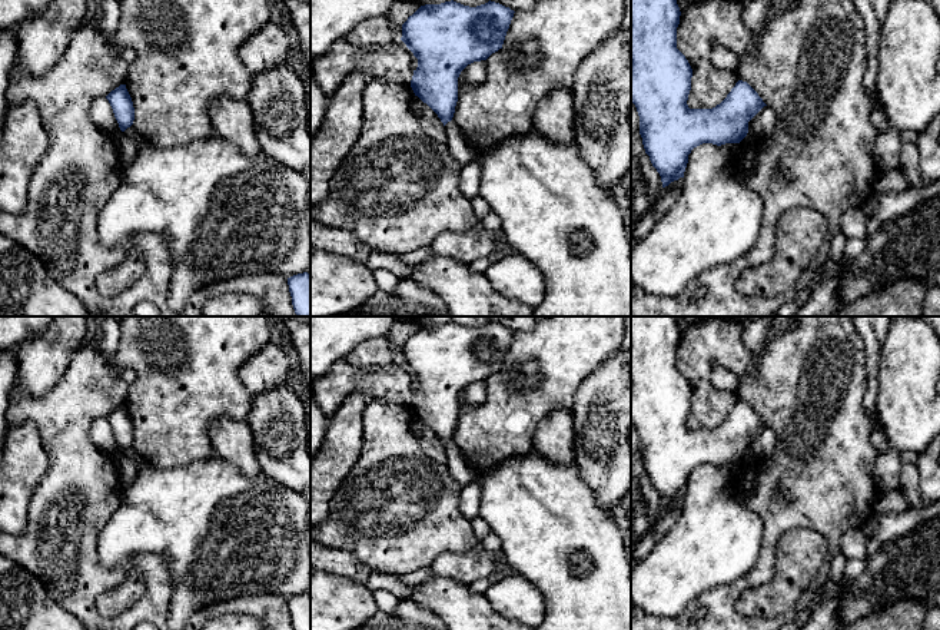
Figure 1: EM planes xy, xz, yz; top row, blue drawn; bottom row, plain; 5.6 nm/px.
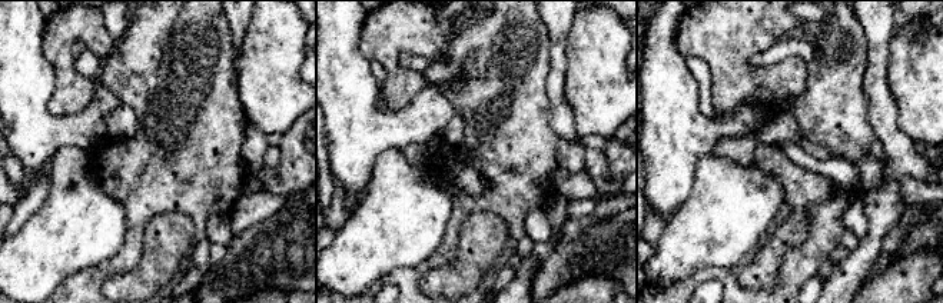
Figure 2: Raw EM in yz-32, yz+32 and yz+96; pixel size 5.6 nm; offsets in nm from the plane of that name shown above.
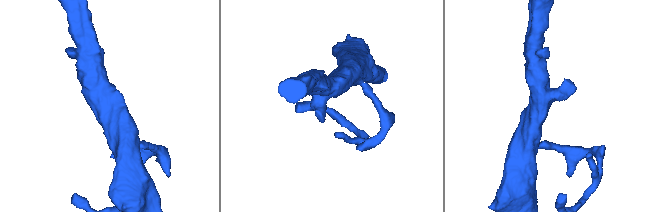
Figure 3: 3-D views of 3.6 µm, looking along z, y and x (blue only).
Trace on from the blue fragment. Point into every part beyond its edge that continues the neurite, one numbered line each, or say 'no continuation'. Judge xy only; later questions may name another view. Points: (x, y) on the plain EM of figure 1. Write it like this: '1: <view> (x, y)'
no continuation

